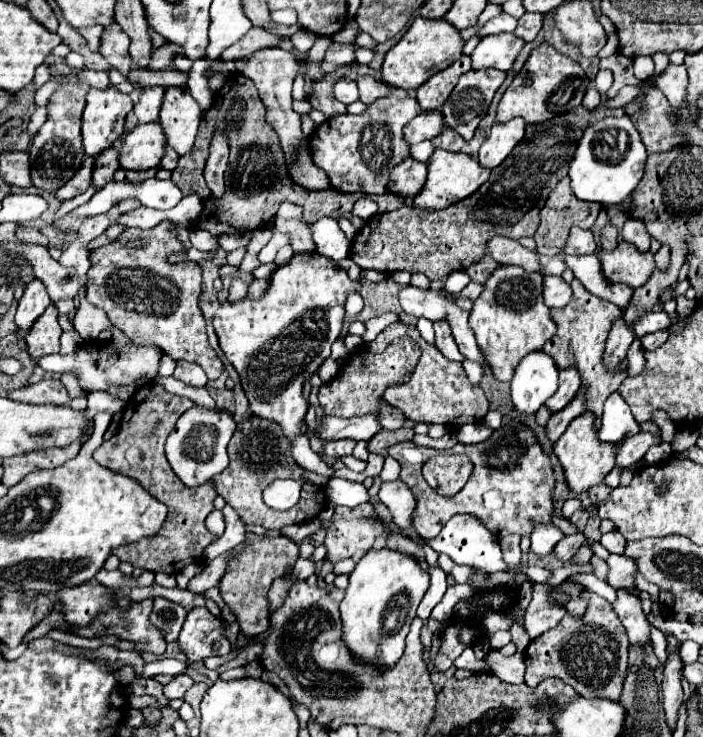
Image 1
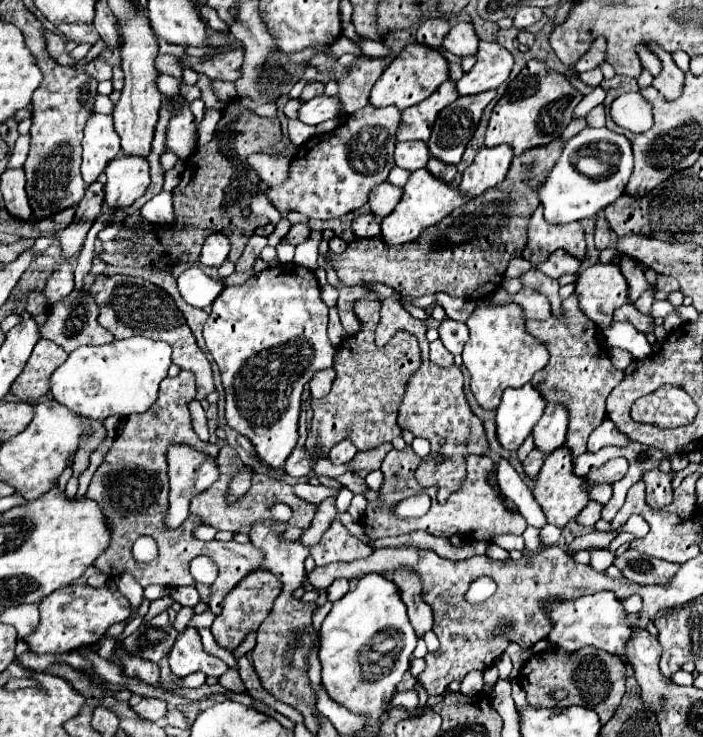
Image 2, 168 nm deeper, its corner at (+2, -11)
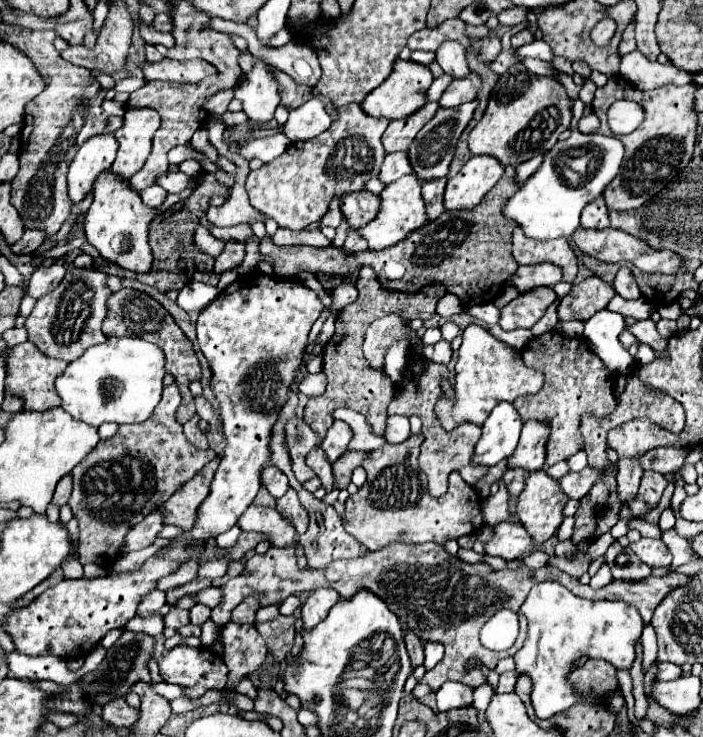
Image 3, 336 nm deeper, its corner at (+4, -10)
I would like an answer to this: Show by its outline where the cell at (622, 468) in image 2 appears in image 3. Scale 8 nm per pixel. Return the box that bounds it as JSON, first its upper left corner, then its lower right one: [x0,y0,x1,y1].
[560,468,600,500]

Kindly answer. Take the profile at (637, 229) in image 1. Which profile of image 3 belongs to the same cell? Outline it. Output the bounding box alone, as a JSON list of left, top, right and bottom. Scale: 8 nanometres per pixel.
[612,268,642,300]

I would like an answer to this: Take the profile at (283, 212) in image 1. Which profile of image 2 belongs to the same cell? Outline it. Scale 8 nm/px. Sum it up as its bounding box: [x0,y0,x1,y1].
[252,195,282,225]

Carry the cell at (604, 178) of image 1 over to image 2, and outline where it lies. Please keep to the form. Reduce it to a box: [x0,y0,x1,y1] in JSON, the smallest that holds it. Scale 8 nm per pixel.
[540,127,634,223]

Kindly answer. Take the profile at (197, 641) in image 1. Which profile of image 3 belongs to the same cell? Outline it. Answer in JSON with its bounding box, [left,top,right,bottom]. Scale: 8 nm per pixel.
[158,646,228,700]

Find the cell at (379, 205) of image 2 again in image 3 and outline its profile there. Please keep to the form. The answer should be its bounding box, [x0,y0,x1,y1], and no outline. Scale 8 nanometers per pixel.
[342,192,378,230]

